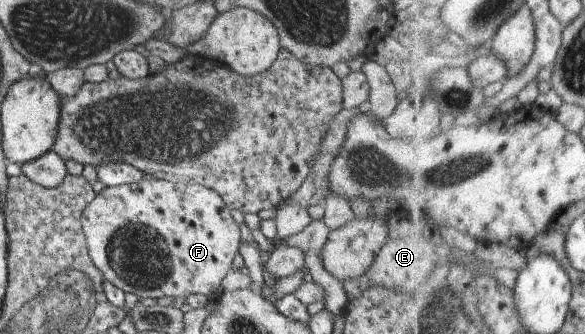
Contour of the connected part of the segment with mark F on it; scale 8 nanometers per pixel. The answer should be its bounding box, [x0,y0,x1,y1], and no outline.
[81,177,242,300]

